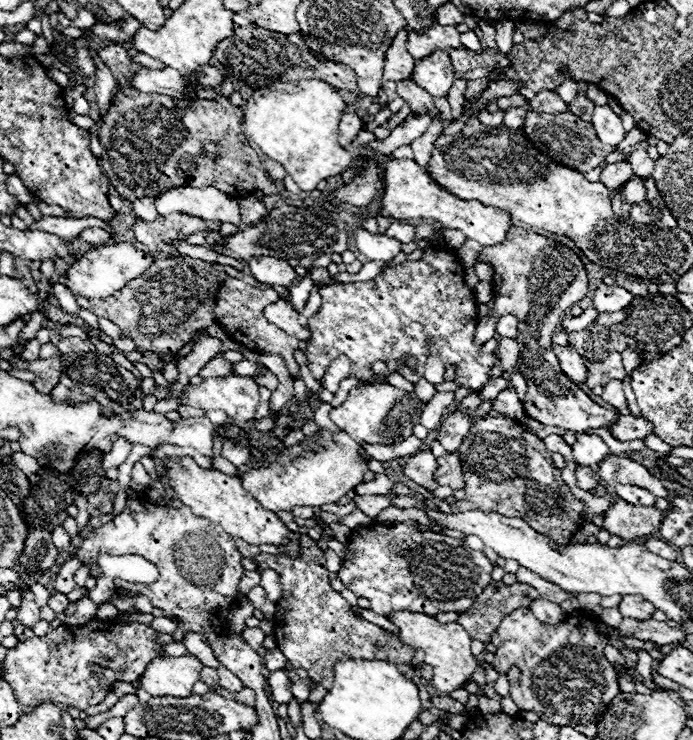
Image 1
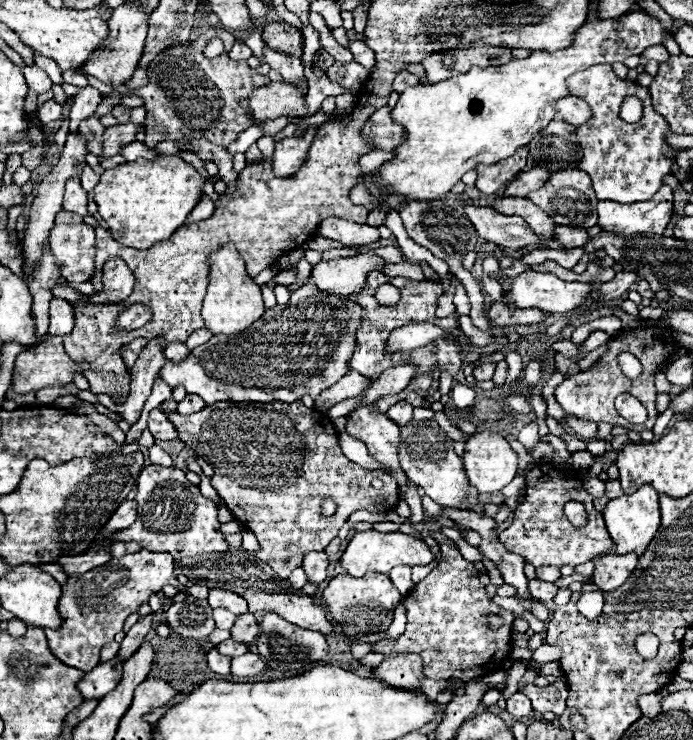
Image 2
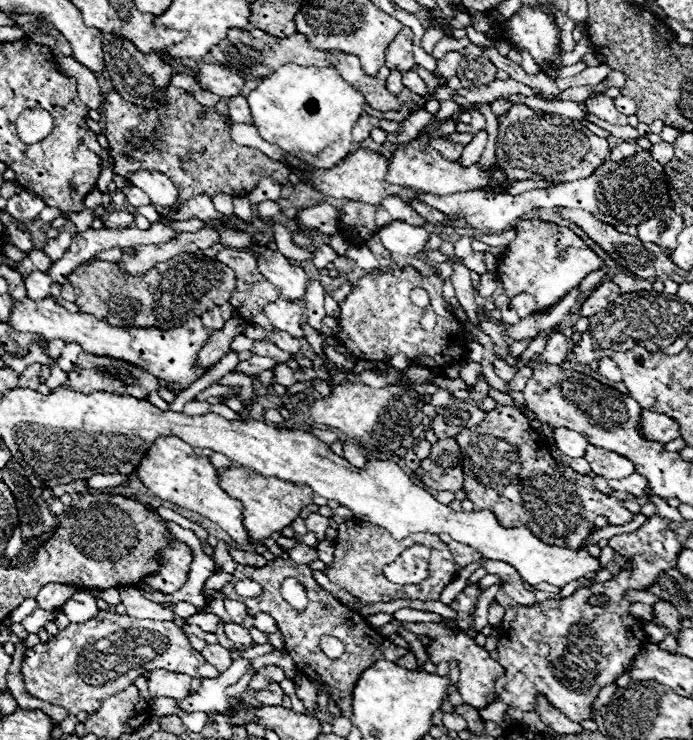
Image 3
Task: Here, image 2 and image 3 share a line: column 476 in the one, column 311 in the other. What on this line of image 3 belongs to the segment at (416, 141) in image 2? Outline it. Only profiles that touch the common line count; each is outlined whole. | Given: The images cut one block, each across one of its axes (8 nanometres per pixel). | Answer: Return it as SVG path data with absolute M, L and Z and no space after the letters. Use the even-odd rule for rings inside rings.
M296 64L280 66L248 94L254 126L266 142L280 146L314 168L326 170L350 154L352 128L362 116L364 104L366 98L352 84L344 82L336 68L306 68Z

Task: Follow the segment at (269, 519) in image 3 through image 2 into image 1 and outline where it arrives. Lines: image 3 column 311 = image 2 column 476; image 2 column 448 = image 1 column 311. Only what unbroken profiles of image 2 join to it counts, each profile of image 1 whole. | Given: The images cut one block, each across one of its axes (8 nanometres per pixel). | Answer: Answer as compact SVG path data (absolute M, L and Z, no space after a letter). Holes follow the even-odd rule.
M320 430L318 436L312 436L296 446L286 448L278 454L278 458L270 466L262 466L258 470L250 470L242 474L244 488L270 512L286 510L290 512L294 506L322 506L338 502L348 490L362 484L362 476L366 472L366 464L360 452L360 444L354 442L346 432L338 432L332 436L326 430Z

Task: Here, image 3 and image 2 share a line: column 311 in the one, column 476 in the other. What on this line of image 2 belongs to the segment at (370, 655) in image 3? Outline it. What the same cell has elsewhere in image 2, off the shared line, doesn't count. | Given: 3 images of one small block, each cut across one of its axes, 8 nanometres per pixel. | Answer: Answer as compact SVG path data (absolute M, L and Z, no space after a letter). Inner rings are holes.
M434 532L432 538L440 544L442 558L438 566L422 578L406 596L404 606L407 615L406 632L398 638L386 638L374 644L374 652L382 654L402 654L414 652L422 656L424 674L432 680L462 680L470 682L474 678L486 676L490 670L496 672L506 656L512 650L512 622L514 614L496 606L484 592L484 586L478 580L478 570L472 562L464 560L458 548L452 548L454 542L442 532ZM486 612L502 614L504 626L496 632L486 626ZM478 666L478 670L476 670Z

